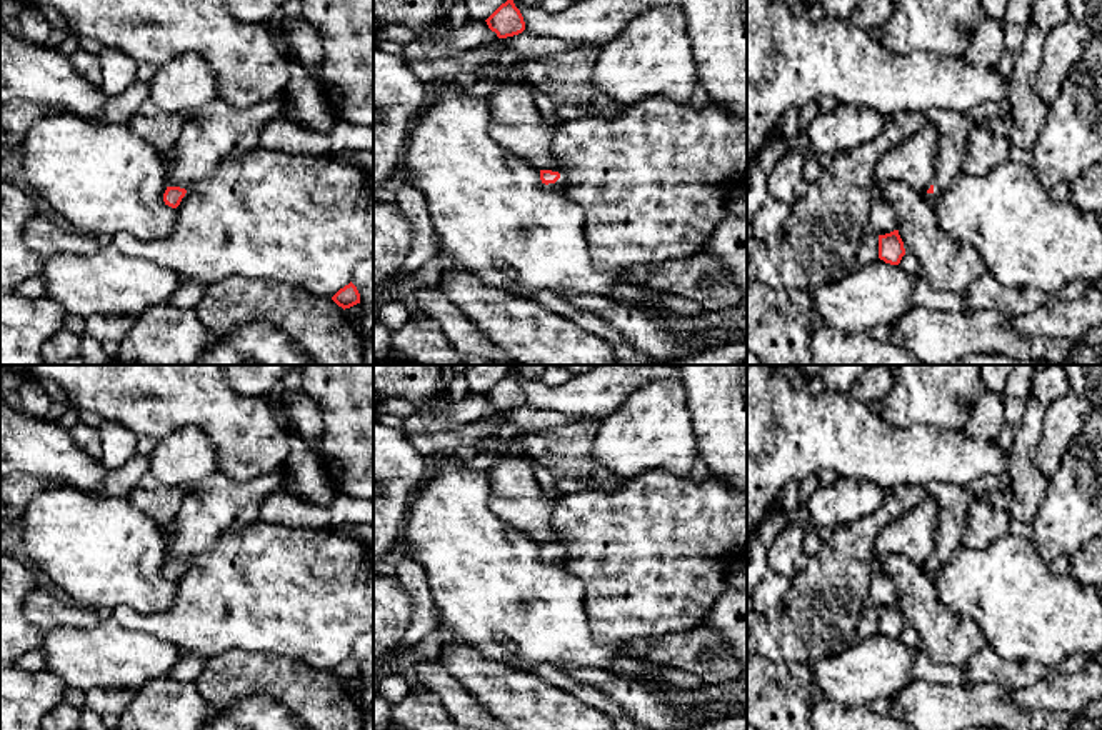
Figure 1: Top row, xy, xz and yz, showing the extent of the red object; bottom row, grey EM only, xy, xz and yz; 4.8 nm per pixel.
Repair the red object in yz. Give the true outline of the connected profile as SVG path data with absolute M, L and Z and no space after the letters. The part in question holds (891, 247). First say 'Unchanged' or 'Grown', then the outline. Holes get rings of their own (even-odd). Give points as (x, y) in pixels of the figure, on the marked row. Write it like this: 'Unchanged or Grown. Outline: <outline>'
Unchanged. Outline: M899 230L879 235L879 258L890 265L899 265L905 255L904 242Z

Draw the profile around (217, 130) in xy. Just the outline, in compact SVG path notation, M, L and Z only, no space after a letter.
M285 95L248 108L215 98L182 127L177 155L167 170L167 185L188 190L215 173L225 157L240 157L258 147L263 128L285 112Z

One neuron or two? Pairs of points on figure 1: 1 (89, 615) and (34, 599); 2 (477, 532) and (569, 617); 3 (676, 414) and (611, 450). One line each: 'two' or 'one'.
1: one
2: one
3: one

